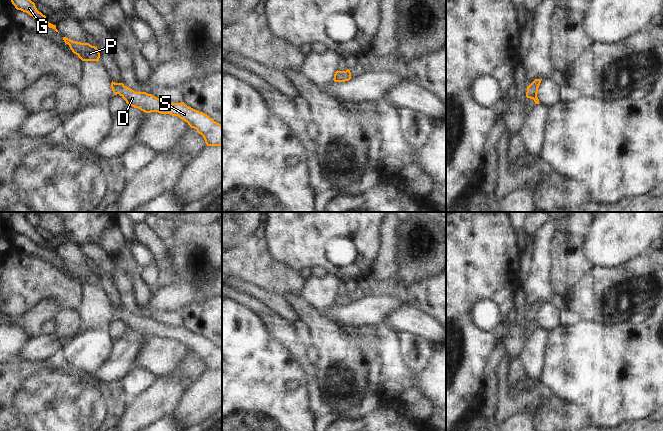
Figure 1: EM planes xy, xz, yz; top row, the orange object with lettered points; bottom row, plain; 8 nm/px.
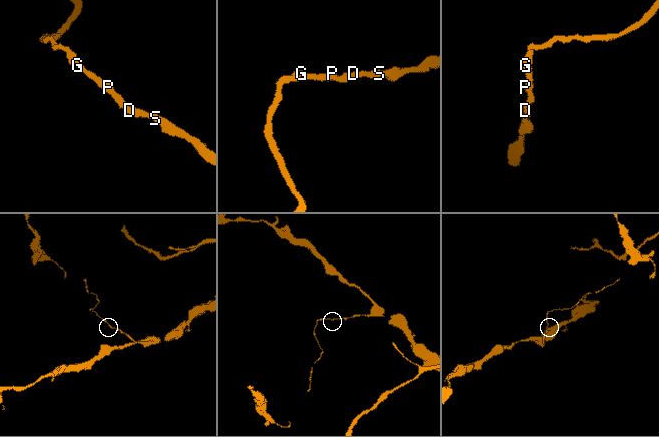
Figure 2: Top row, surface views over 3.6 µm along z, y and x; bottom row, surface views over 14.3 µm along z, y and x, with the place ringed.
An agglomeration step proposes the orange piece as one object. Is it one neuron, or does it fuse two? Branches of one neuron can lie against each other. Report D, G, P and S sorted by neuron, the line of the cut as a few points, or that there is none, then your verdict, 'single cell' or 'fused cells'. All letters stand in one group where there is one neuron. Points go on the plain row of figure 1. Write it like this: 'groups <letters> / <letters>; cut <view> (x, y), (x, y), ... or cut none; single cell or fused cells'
groups D G P S; cut none; single cell

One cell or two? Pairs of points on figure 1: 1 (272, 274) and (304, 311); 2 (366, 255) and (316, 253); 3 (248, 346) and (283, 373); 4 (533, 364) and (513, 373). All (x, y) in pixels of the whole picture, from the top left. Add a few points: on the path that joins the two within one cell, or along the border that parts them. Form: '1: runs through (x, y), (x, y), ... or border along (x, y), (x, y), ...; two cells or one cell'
1: border along (282, 295), (294, 294), (300, 296); two cells
2: runs through (353, 268), (351, 270), (334, 270), (328, 266); one cell
3: runs through (257, 355), (267, 365), (271, 365), (274, 368); one cell
4: border along (519, 356), (527, 376); two cells

